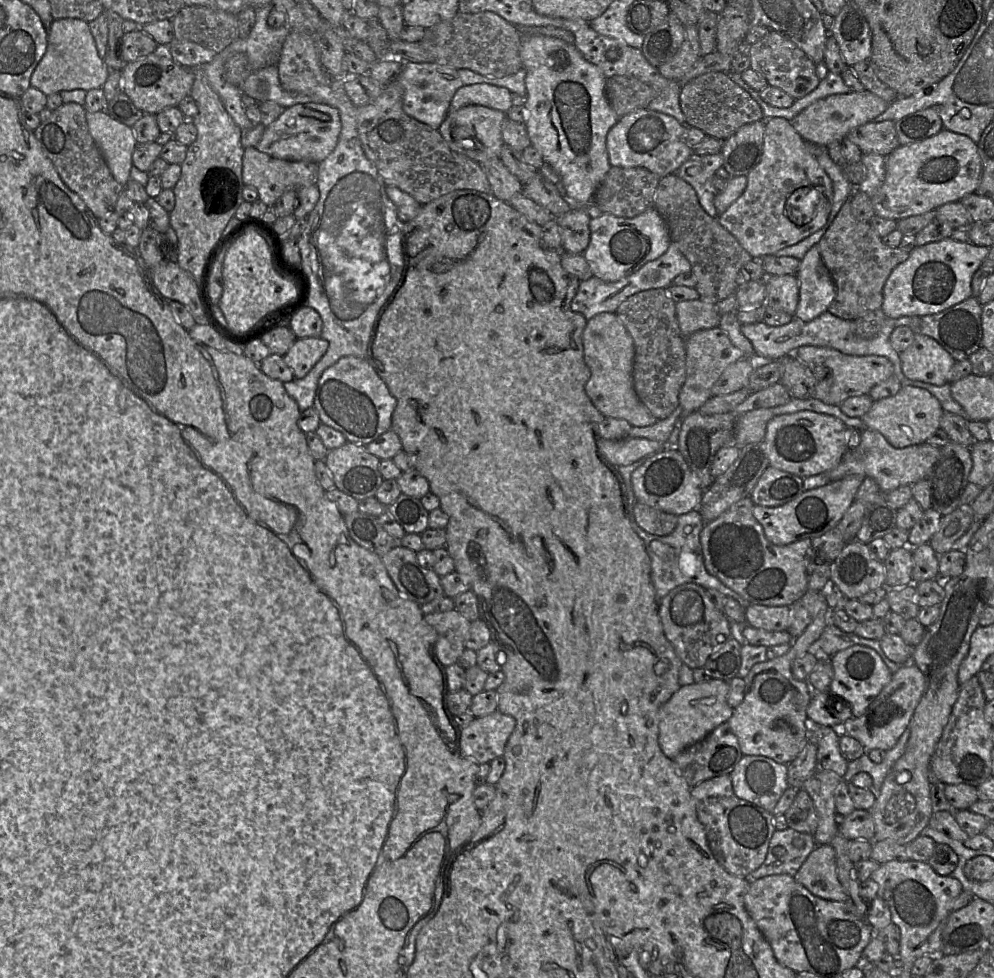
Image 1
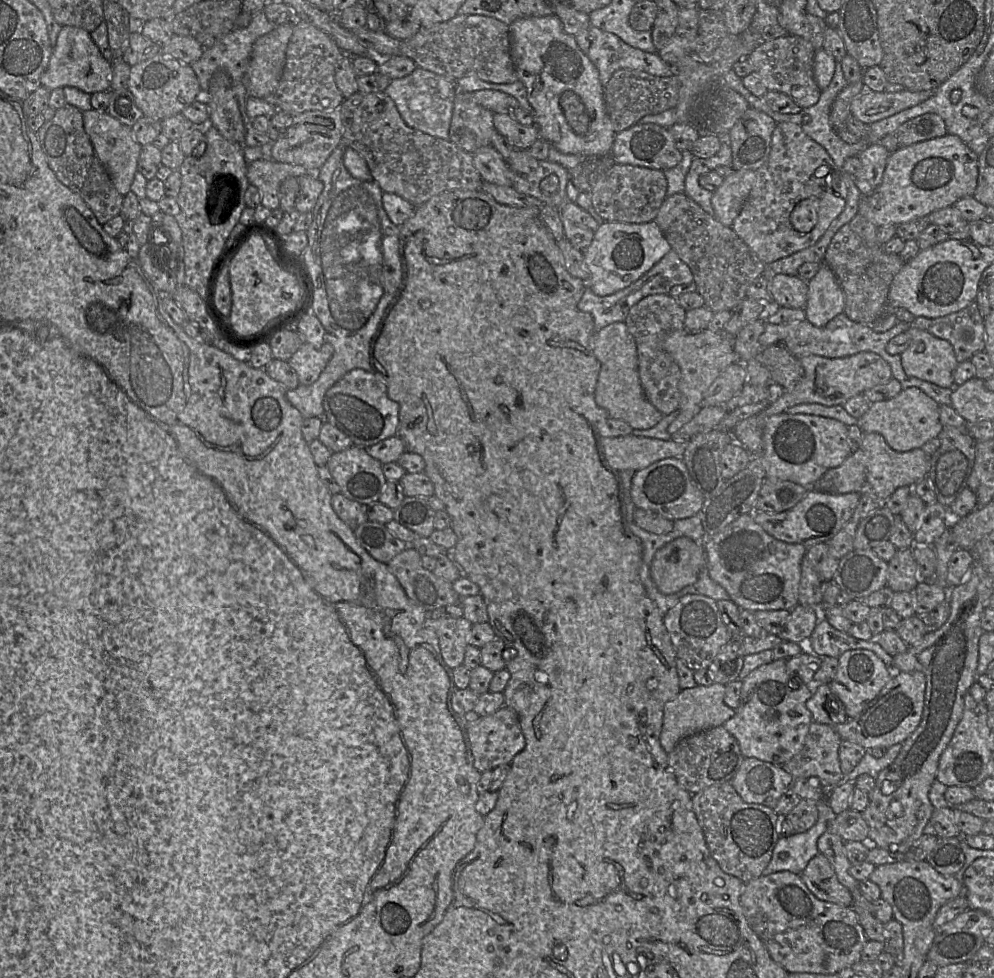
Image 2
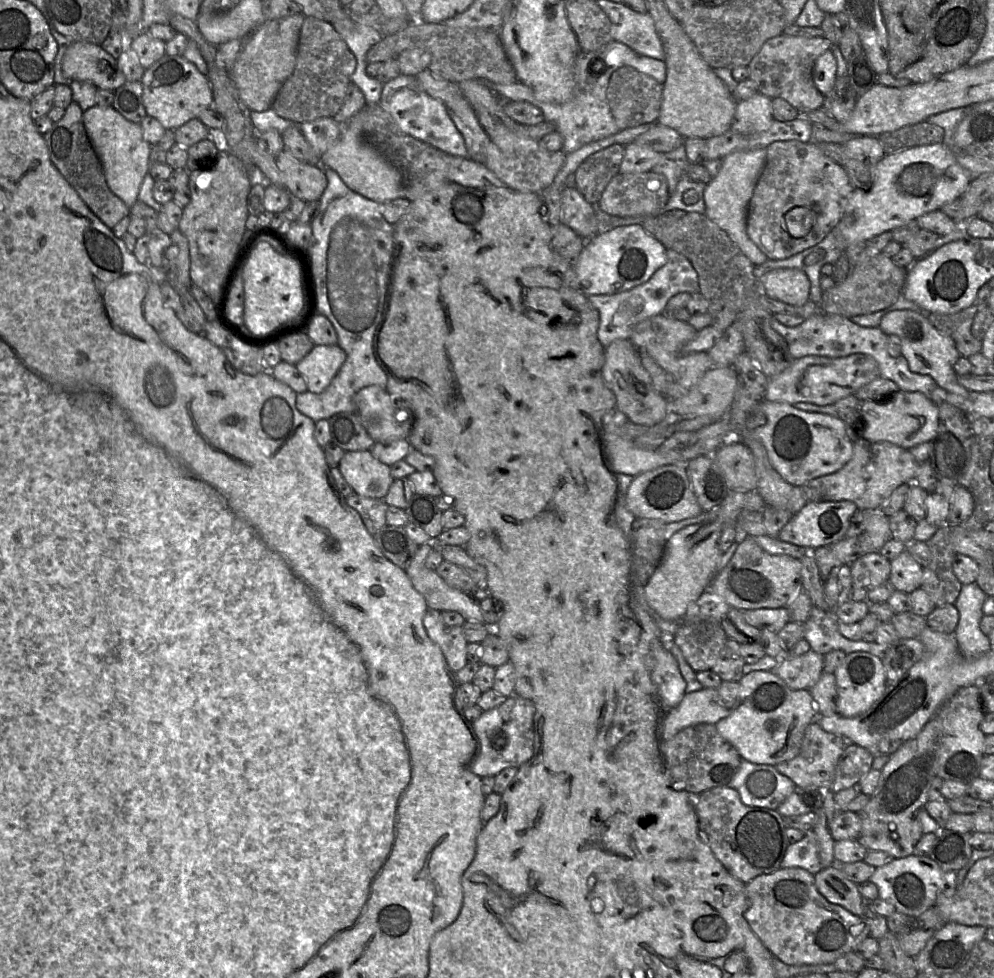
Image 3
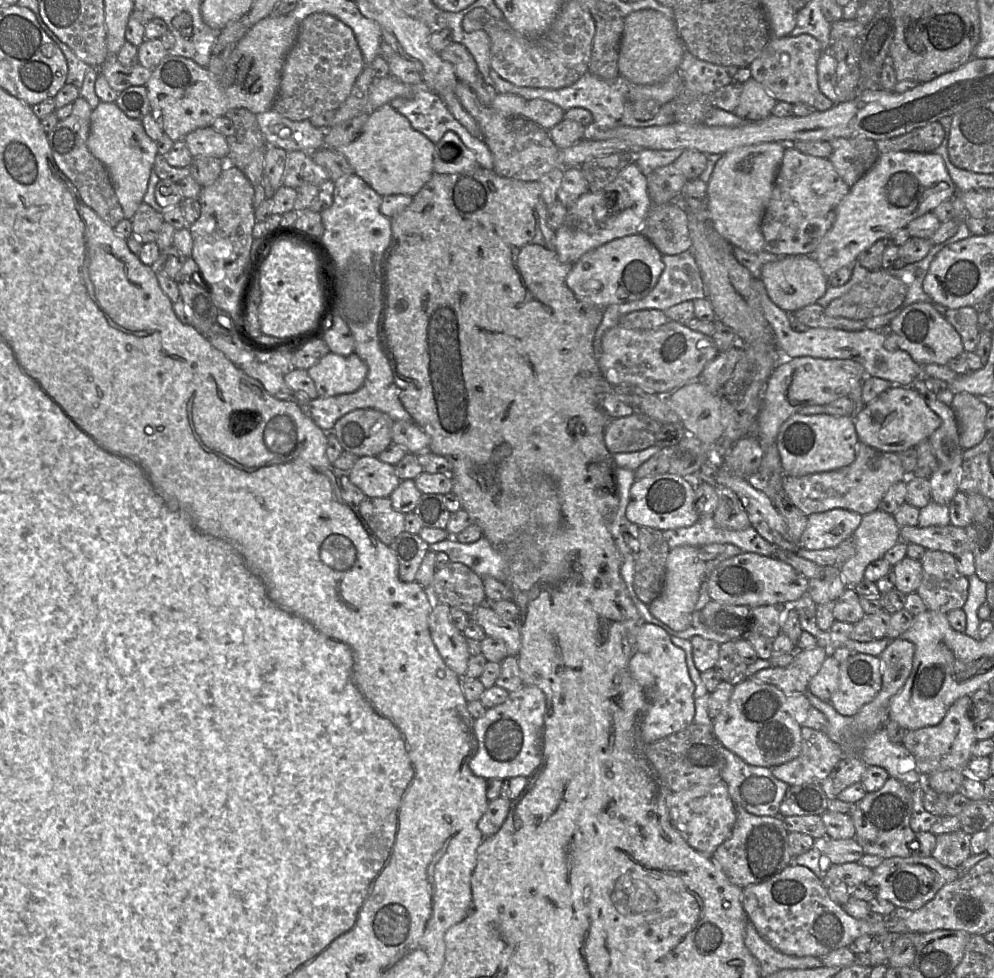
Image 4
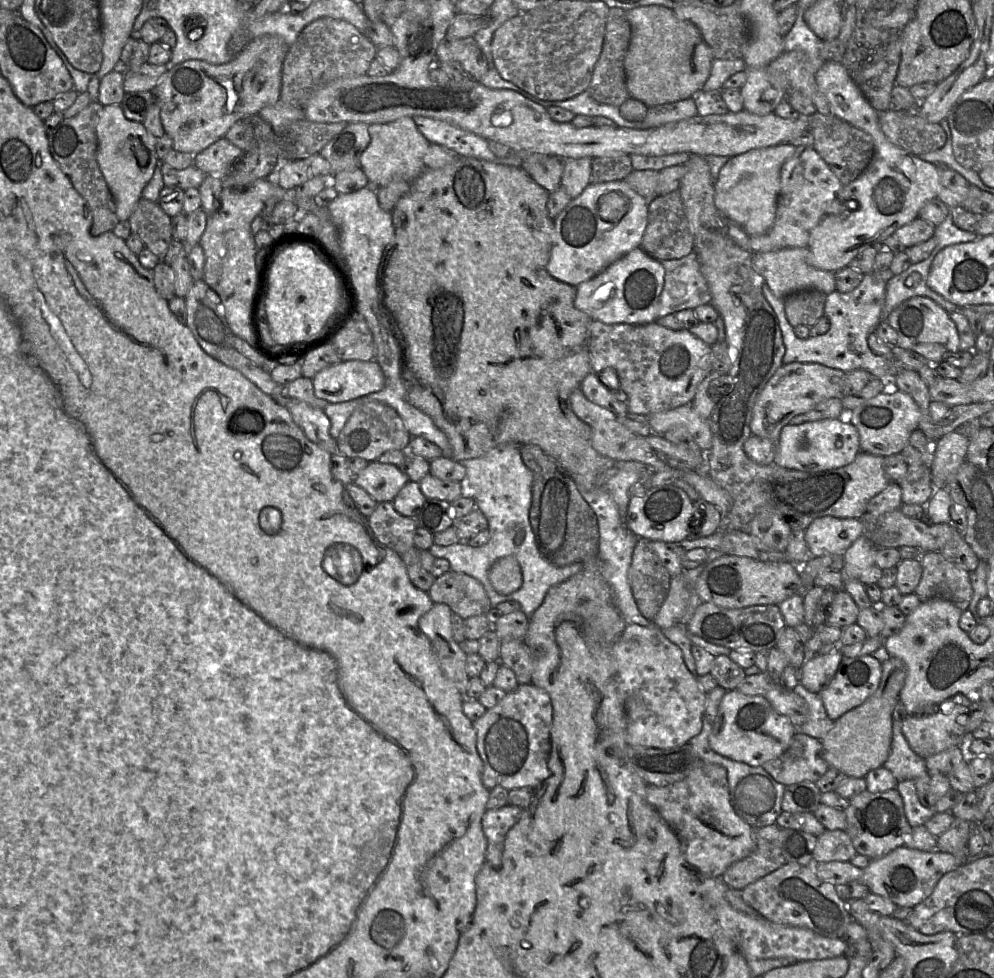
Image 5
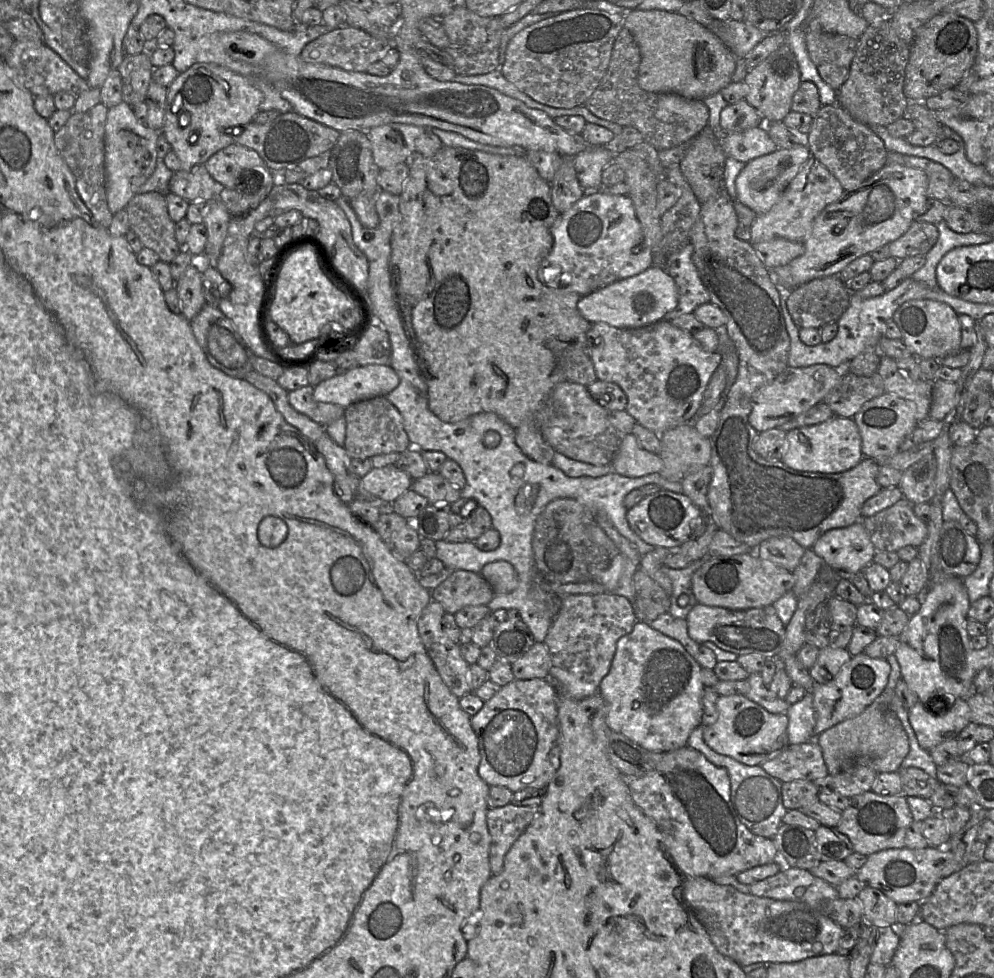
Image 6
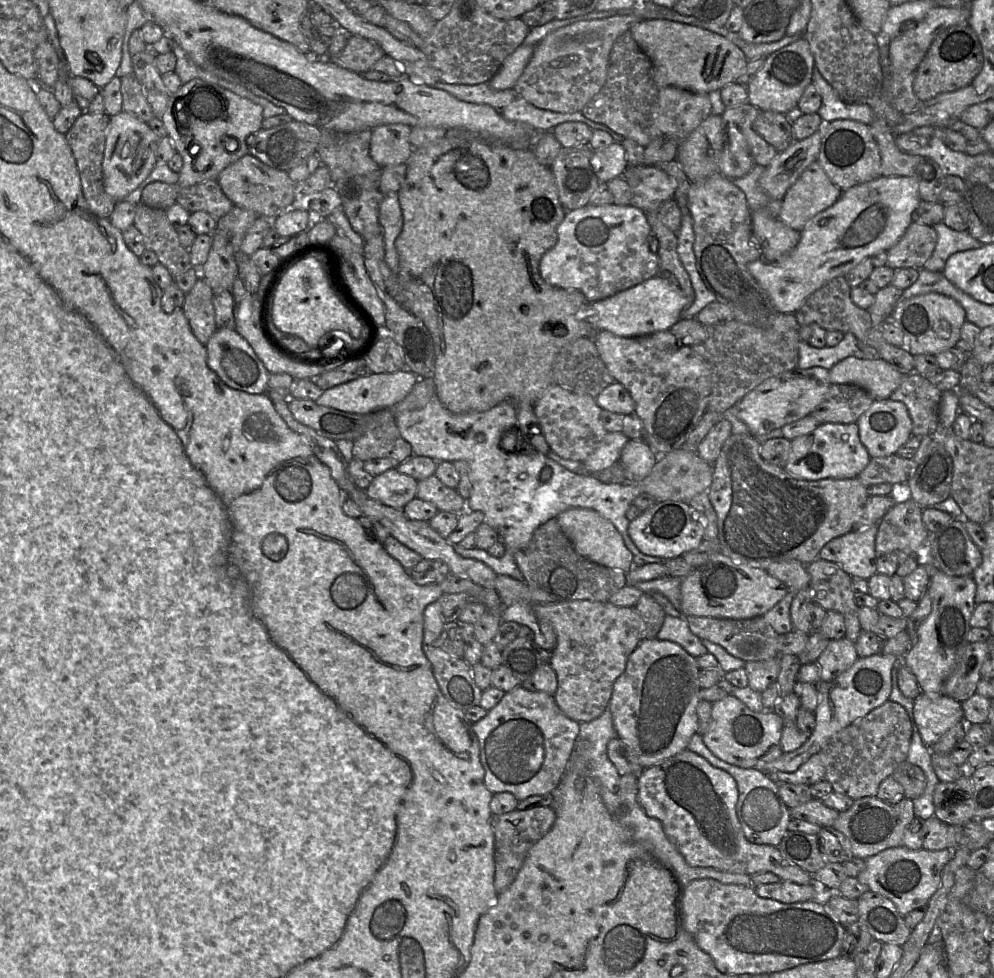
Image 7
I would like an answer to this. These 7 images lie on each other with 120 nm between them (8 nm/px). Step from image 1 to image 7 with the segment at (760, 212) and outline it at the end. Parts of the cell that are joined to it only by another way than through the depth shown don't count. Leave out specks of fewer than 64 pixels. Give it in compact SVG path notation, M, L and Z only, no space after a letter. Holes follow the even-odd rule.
M817 161L801 173L781 200L777 217L800 232L819 212L833 205L842 190L834 185Z

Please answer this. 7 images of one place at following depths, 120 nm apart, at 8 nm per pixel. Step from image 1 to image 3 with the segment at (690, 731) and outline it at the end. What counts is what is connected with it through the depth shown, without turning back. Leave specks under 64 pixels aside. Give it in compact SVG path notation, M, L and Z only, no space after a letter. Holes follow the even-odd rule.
M715 688L687 692L675 708L665 712L661 725L661 740L668 740L684 728L695 724L716 724L729 716L730 710L720 704Z

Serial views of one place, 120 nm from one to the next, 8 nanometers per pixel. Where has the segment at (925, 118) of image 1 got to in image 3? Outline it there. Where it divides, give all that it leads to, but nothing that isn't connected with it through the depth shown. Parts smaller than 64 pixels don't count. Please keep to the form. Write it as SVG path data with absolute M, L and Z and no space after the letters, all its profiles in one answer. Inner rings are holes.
M929 121L902 127L878 137L886 155L893 155L907 149L943 143L944 130Z

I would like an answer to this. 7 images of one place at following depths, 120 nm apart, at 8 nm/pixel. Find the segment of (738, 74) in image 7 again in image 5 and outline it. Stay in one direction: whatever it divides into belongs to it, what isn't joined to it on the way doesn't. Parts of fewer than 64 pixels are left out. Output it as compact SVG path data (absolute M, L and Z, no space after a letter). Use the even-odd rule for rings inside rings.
M659 5L628 10L625 16L631 27L631 39L624 58L626 86L631 97L651 107L689 99L702 91L714 57L695 25L678 18L672 9Z

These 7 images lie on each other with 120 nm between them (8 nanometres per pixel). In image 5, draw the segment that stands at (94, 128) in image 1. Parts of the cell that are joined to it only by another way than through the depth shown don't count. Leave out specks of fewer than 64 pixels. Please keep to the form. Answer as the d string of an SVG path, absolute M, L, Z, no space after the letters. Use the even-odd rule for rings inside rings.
M120 104L103 106L96 125L96 135L99 169L112 194L117 218L119 221L126 221L142 197L142 191L158 165L156 155L158 138L151 135L141 122L128 120Z

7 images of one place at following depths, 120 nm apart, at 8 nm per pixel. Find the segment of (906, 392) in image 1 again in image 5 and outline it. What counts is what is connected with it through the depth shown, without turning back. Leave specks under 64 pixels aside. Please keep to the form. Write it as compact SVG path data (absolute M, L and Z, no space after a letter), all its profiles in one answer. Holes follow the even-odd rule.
M887 382L882 393L847 413L847 419L858 429L861 450L882 457L902 453L910 435L918 429L920 416L920 409L911 395Z

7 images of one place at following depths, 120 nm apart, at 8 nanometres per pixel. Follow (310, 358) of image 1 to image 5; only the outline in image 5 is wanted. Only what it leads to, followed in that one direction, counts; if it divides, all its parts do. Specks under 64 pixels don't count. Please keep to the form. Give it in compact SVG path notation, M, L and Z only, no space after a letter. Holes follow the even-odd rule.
M348 360L321 370L312 383L317 398L341 403L382 390L385 376L375 360Z

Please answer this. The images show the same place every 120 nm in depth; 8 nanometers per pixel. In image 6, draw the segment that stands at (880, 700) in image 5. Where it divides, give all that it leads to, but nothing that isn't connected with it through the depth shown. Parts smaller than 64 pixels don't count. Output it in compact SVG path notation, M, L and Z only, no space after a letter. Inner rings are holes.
M889 689L884 691L858 716L840 722L814 739L821 748L829 775L852 763L868 765L878 774L898 772L909 752L909 740L896 713L889 708Z

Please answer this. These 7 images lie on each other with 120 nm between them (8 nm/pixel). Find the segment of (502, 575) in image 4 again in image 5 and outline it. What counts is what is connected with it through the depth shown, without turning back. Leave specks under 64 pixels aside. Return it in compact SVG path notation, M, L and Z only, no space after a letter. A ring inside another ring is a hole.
M500 445L481 457L464 460L461 463L466 468L466 476L461 482L462 496L472 498L476 508L486 517L489 540L479 547L470 546L465 541L448 546L434 543L428 551L435 558L445 558L450 564L450 570L467 574L480 581L487 592L491 608L504 601L517 601L520 610L530 617L542 604L549 589L580 572L583 564L574 563L558 567L547 562L539 553L529 520L533 474L522 460L519 445ZM505 556L512 556L517 560L523 579L521 587L508 595L499 594L488 577L493 563Z

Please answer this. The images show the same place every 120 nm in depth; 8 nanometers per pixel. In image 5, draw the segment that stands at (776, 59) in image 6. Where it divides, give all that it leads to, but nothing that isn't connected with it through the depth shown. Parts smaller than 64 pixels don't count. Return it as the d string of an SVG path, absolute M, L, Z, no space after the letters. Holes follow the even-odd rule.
M766 66L756 69L747 69L746 71L746 82L740 88L744 110L756 115L774 113L777 105L787 100L788 80L782 73L767 73Z

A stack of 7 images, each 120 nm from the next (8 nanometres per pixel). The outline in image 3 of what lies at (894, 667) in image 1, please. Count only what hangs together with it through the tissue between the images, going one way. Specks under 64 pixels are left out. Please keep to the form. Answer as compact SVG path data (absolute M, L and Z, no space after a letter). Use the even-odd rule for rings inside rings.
M816 606L812 607L810 616L804 623L804 639L809 642L812 651L823 656L834 650L841 650L846 654L863 651L880 659L884 657L890 645L849 640L839 632L838 621L834 610L823 611Z

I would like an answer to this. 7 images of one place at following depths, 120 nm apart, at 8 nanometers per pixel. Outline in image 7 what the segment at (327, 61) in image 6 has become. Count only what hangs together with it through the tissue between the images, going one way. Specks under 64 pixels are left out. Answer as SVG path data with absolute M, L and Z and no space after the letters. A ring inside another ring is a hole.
M348 35L343 50L335 57L329 56L328 52L328 57L324 59L355 73L365 74L385 55L376 42L357 35Z

